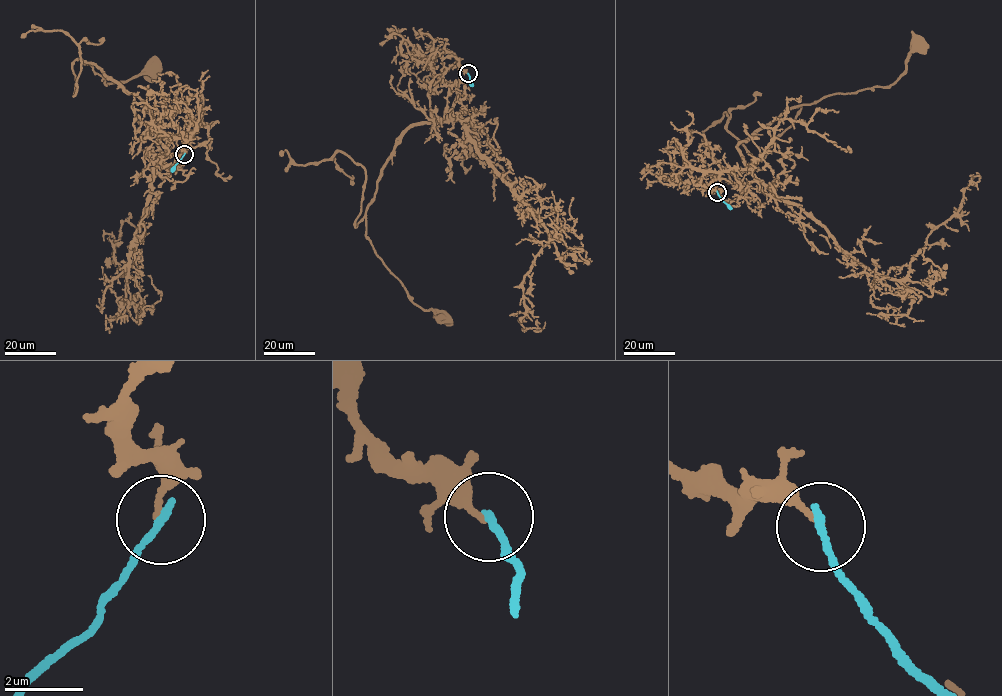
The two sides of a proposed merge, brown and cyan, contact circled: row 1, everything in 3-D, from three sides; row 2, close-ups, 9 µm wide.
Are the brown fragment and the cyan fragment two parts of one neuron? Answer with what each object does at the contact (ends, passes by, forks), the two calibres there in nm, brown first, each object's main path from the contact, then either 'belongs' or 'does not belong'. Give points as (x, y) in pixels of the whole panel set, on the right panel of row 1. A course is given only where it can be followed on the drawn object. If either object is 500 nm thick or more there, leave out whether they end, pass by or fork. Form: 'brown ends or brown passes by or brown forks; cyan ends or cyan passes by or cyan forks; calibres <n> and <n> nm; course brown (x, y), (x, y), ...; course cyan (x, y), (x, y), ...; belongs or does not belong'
brown ends; cyan ends; calibres 170 and 220 nm; course brown (717, 192), (702, 186), (701, 176), (745, 168), (742, 141), (791, 107), (888, 86), (906, 70), (915, 41); course cyan (717, 192), (731, 209); does not belong

